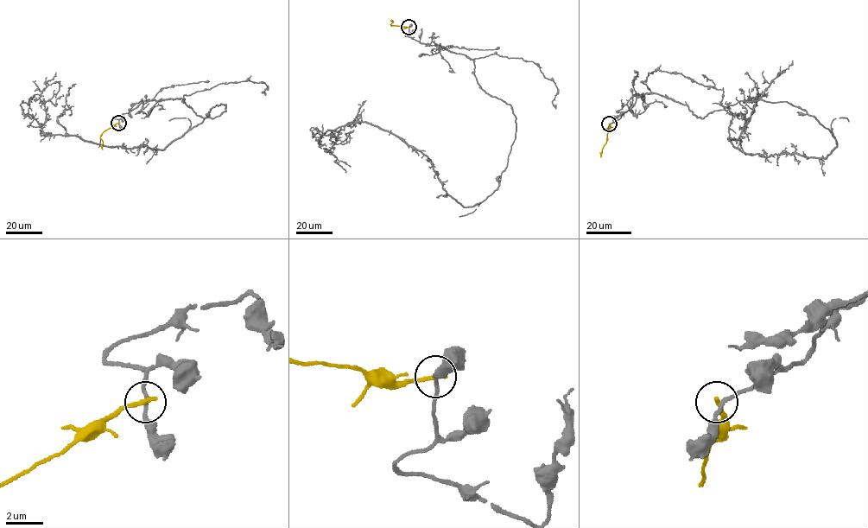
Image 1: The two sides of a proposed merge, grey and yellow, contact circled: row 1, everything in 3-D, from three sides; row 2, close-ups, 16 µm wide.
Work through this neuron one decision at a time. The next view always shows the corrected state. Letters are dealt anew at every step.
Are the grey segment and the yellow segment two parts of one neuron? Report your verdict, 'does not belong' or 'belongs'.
does not belong

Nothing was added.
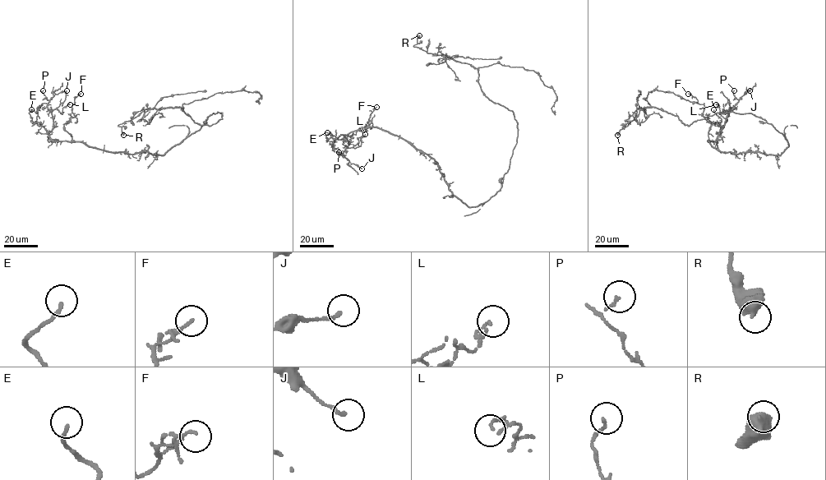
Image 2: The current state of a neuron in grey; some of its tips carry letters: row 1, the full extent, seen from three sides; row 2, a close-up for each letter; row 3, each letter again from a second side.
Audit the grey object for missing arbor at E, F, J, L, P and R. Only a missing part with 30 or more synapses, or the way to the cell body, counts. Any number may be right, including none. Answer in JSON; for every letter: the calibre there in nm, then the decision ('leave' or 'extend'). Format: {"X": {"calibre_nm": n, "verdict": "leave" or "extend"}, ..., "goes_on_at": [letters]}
{"E": {"calibre_nm": 160, "verdict": "leave"}, "F": {"calibre_nm": 120, "verdict": "leave"}, "J": {"calibre_nm": 170, "verdict": "leave"}, "L": {"calibre_nm": 110, "verdict": "leave"}, "P": {"calibre_nm": 120, "verdict": "leave"}, "R": {"calibre_nm": 650, "verdict": "leave"}, "goes_on_at": []}

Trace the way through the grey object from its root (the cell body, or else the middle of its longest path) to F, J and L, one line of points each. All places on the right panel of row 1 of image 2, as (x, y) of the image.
F: (772, 125), (788, 141), (780, 154), (721, 152), (708, 142), (711, 122), (702, 114), (703, 105), (688, 94)
J: (772, 125), (788, 141), (780, 154), (722, 152), (708, 142), (715, 140), (728, 113), (749, 90)
L: (772, 125), (788, 141), (780, 154), (721, 152), (708, 141), (715, 140), (729, 109), (720, 112), (716, 104)

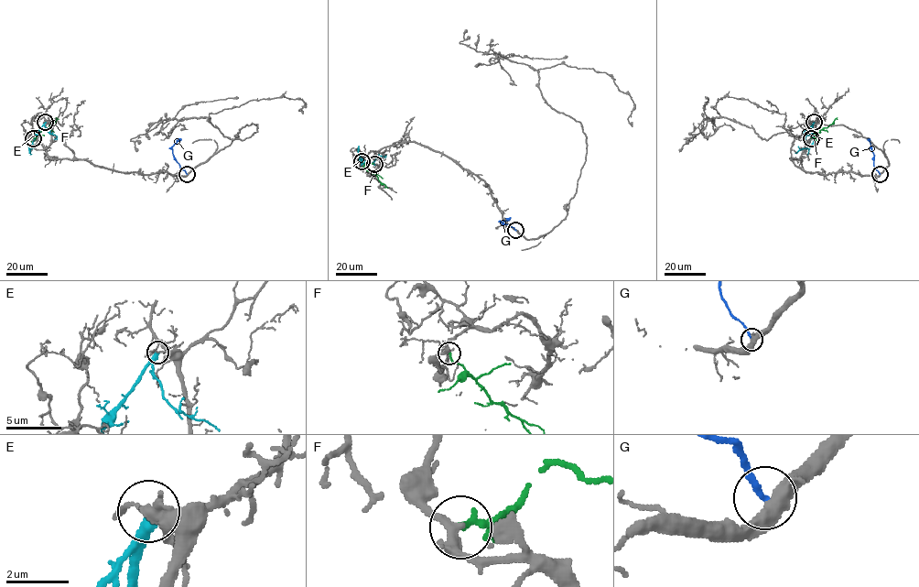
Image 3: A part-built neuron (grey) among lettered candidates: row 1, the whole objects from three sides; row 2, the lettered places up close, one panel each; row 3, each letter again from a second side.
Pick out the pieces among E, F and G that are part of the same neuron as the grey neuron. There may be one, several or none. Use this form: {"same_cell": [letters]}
{"same_cell": ["F"]}

